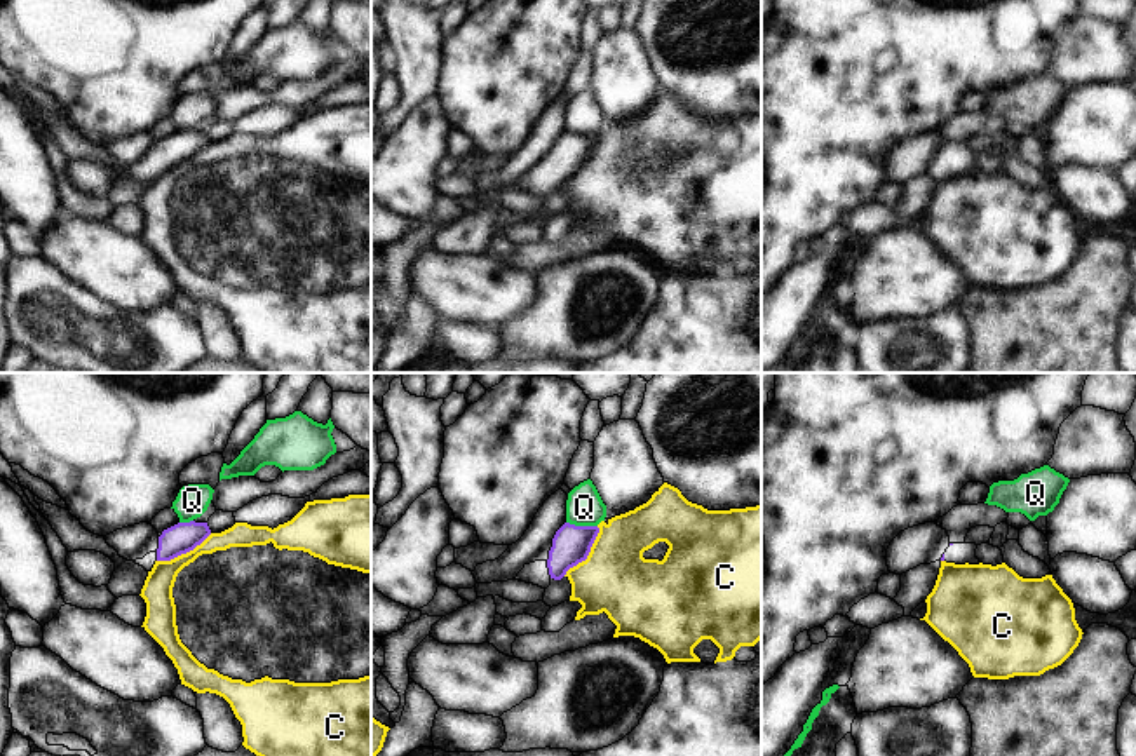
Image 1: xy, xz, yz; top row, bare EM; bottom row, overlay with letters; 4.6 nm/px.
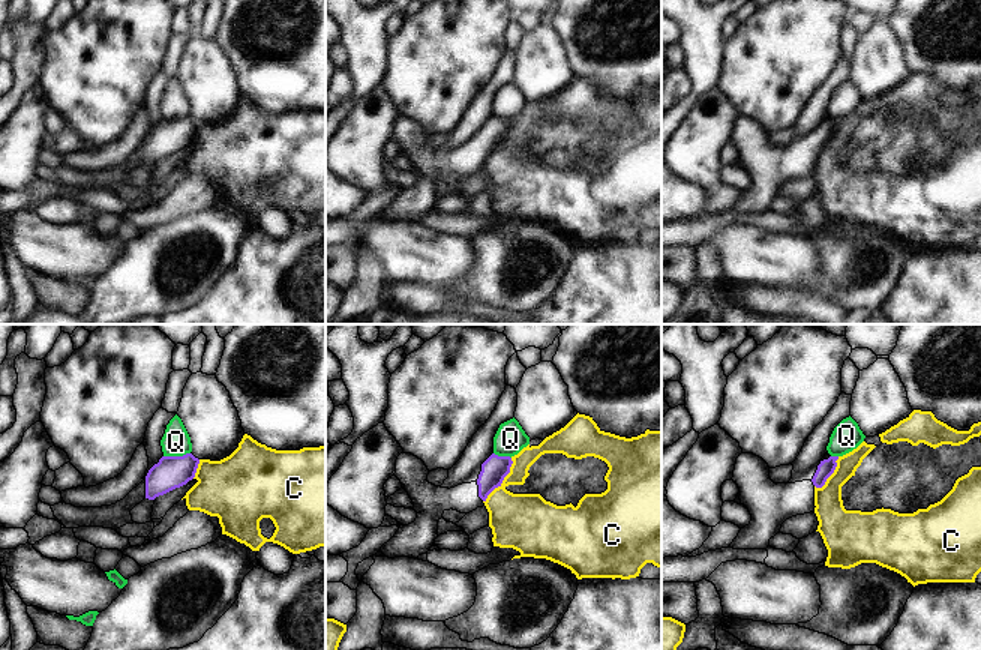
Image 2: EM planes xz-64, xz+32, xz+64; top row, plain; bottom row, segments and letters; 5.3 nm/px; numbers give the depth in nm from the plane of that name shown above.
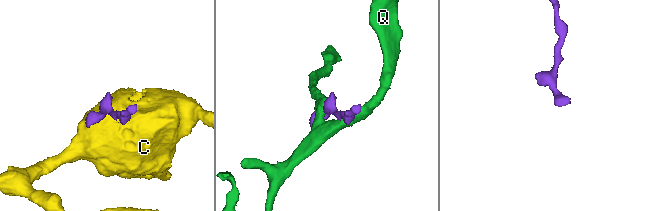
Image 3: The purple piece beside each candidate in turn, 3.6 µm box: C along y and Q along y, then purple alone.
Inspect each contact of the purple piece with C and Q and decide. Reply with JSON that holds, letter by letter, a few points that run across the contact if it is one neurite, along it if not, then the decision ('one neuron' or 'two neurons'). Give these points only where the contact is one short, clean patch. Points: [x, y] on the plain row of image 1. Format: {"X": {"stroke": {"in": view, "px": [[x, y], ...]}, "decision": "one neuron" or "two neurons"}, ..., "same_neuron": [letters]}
{"C": {"stroke": {"in": "xz", "px": [[598, 136], [589, 164], [563, 185]]}, "decision": "two neurons"}, "Q": {"decision": "two neurons"}, "same_neuron": []}

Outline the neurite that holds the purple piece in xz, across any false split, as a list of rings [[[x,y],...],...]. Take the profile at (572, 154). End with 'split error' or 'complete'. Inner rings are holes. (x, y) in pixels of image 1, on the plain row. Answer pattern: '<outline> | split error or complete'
[[[565,132],[552,148],[549,169],[524,174],[512,190],[547,199],[552,188],[561,190],[570,178],[587,169],[598,143],[598,136],[575,136]]] | split error

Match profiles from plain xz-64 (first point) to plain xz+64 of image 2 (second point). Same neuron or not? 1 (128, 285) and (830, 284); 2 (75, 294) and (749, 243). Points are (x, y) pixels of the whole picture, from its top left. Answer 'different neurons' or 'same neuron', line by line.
1: same neuron
2: different neurons

